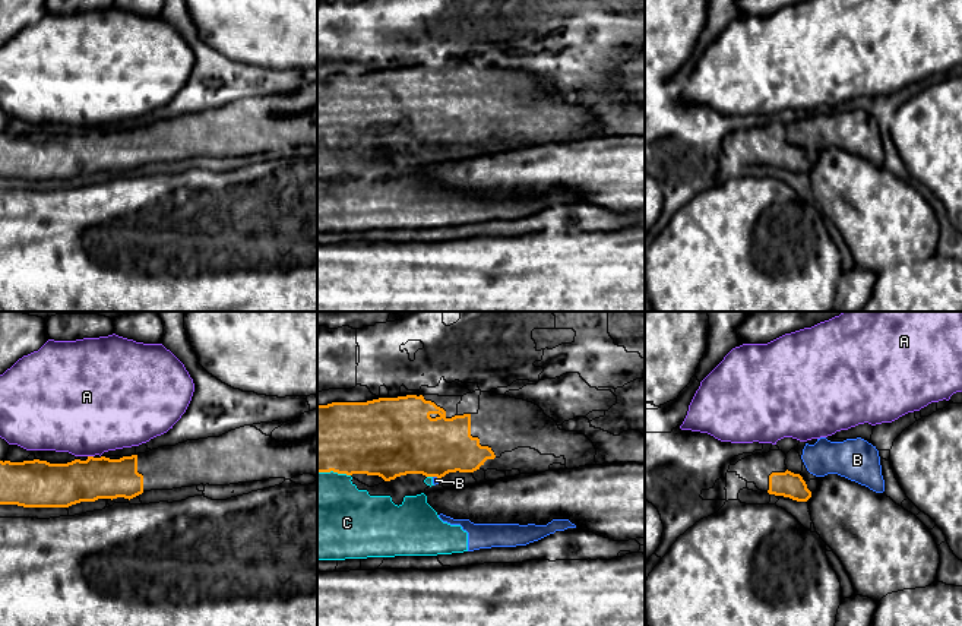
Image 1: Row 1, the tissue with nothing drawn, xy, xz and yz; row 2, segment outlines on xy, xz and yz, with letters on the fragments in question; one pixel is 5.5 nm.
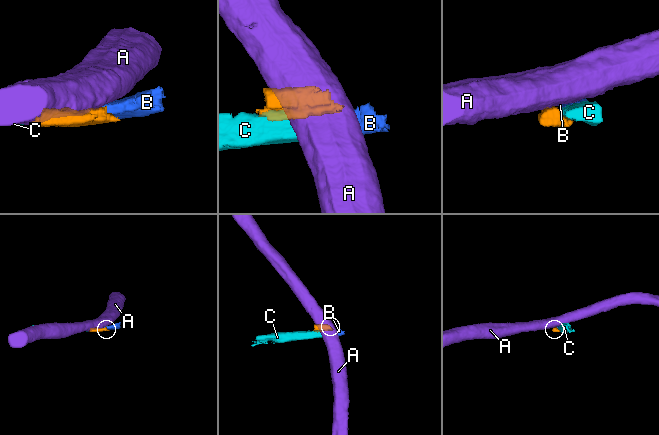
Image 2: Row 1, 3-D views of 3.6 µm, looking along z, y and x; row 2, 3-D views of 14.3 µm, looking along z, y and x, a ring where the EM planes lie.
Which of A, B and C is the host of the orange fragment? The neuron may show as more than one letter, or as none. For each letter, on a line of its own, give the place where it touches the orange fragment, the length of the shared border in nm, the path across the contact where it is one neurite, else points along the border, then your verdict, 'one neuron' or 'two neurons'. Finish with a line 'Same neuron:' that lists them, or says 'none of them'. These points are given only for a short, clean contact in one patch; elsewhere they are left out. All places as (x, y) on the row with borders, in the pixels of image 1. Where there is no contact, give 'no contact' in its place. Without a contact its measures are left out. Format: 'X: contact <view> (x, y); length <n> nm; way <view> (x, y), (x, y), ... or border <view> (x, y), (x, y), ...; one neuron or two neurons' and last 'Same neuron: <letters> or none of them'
A: contact xy (91, 457); length 30 nm; two neurons
B: contact xz (436, 476); length 40 nm; border xz (433, 476), (439, 479); two neurons
C: contact xz (334, 471); length 190 nm; two neurons
Same neuron: none of them

